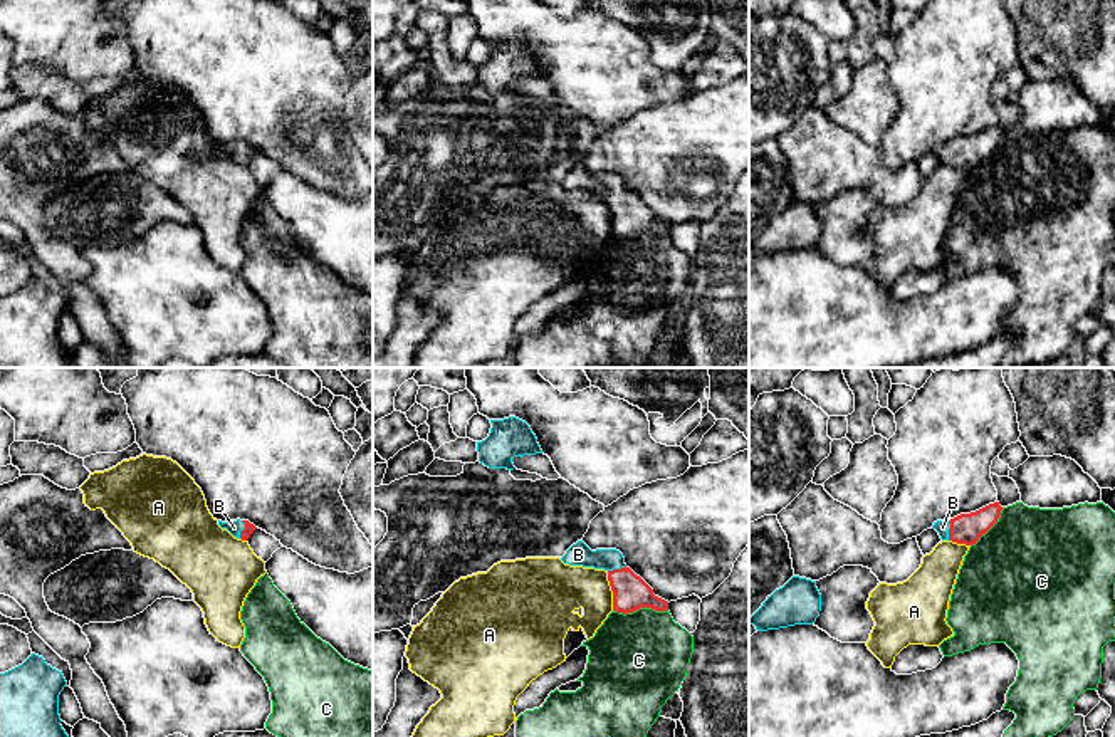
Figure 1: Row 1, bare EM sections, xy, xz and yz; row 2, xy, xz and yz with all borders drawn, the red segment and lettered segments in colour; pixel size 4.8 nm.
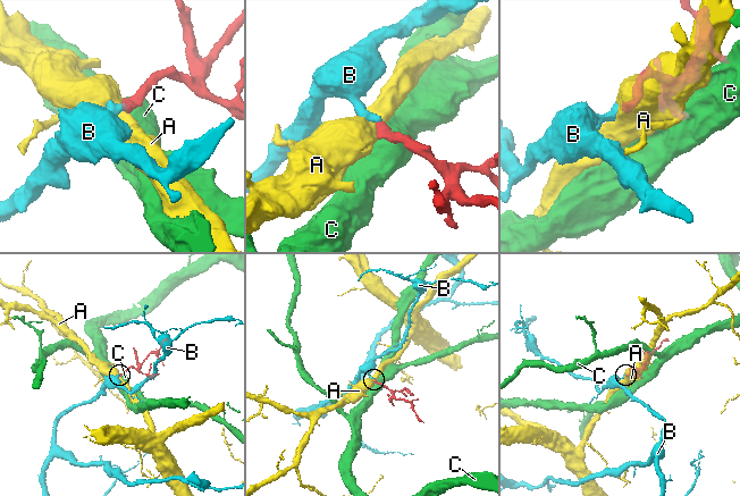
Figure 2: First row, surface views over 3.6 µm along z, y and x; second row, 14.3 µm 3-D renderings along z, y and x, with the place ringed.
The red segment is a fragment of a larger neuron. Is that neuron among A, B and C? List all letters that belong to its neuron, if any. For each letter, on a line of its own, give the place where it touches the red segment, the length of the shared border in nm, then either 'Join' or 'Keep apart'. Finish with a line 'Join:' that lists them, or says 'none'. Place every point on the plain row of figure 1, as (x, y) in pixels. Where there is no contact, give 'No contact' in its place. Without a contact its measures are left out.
A: Touches red at xz (612, 214). Shared border 190 nm. Keep apart
B: Touches red at xy (244, 153). Shared border 90 nm. Join
C: Touches red at xz (640, 230). Shared border 260 nm. Keep apart
Join: B

